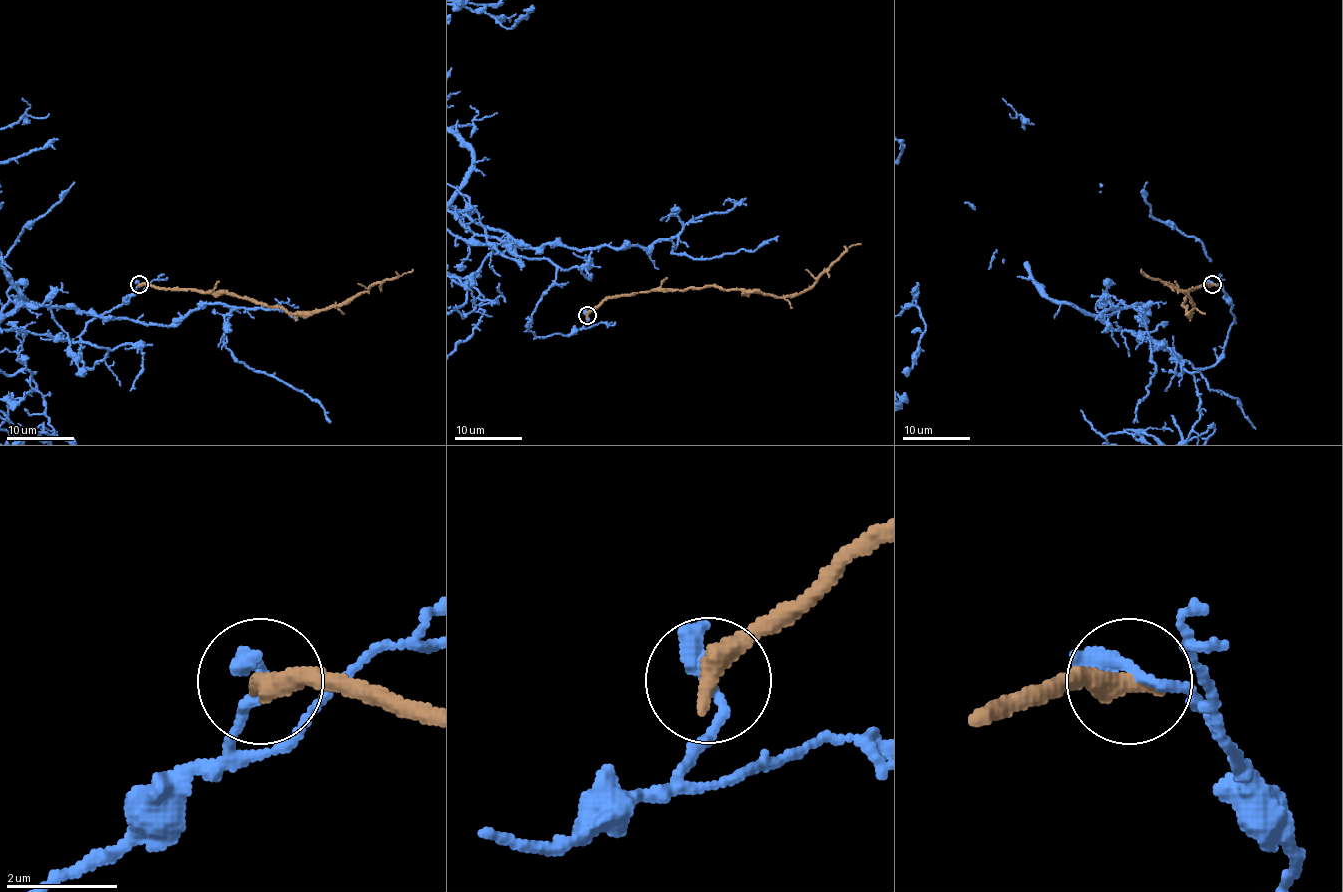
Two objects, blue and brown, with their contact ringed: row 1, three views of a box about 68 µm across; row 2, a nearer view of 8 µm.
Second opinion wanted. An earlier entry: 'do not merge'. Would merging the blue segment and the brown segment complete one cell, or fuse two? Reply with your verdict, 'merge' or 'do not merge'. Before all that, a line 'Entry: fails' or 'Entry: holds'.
Entry: holds
do not merge

